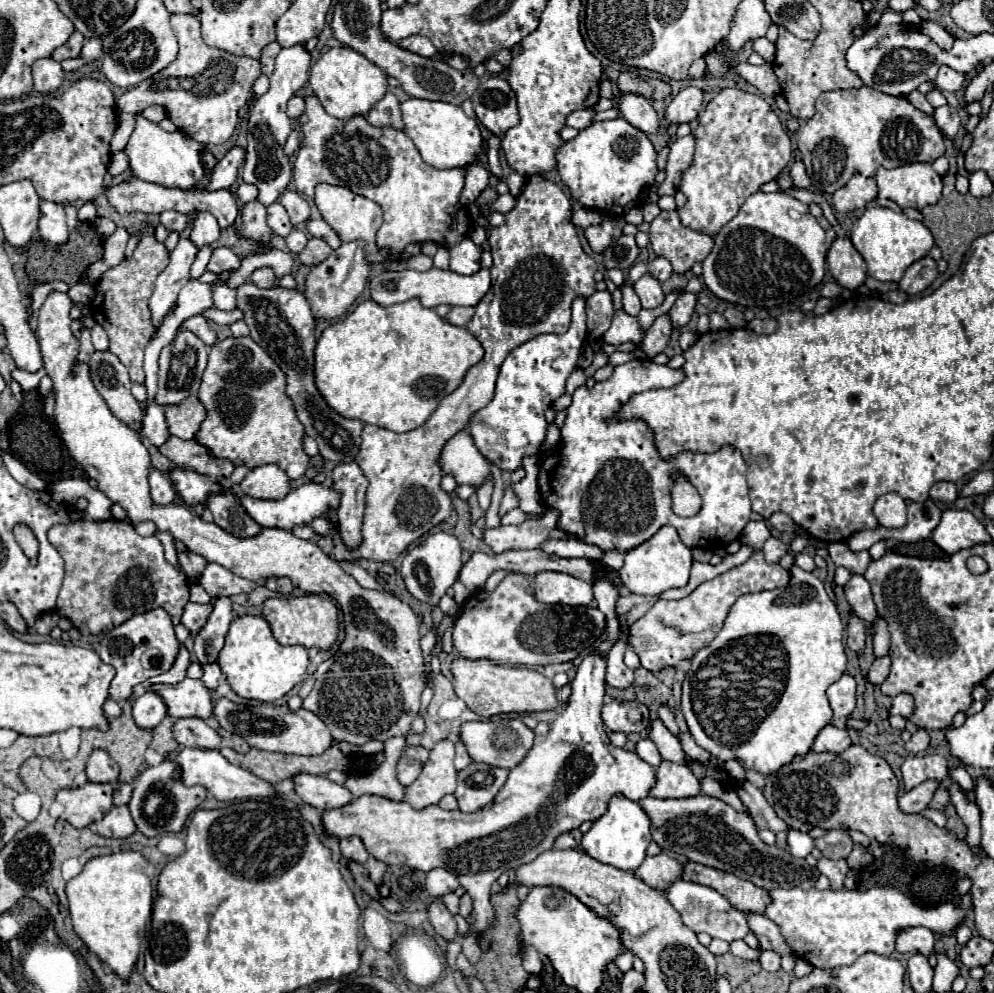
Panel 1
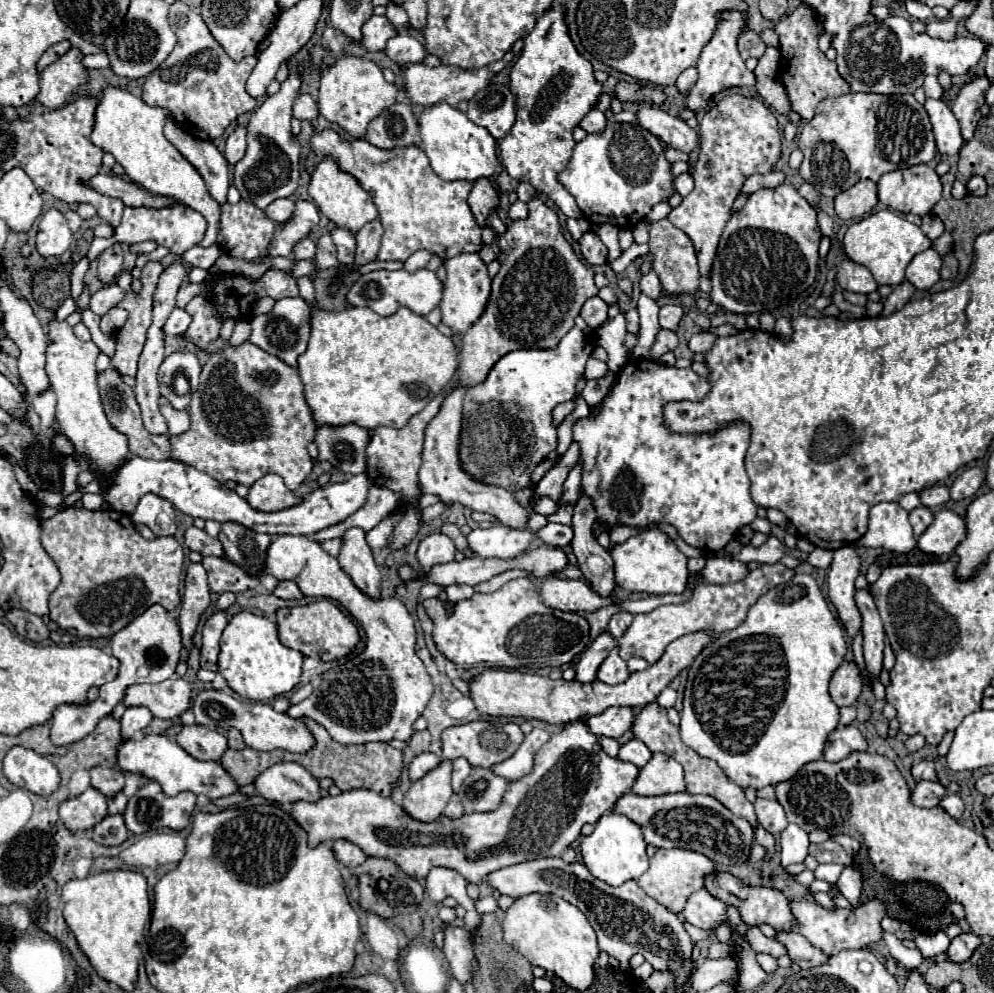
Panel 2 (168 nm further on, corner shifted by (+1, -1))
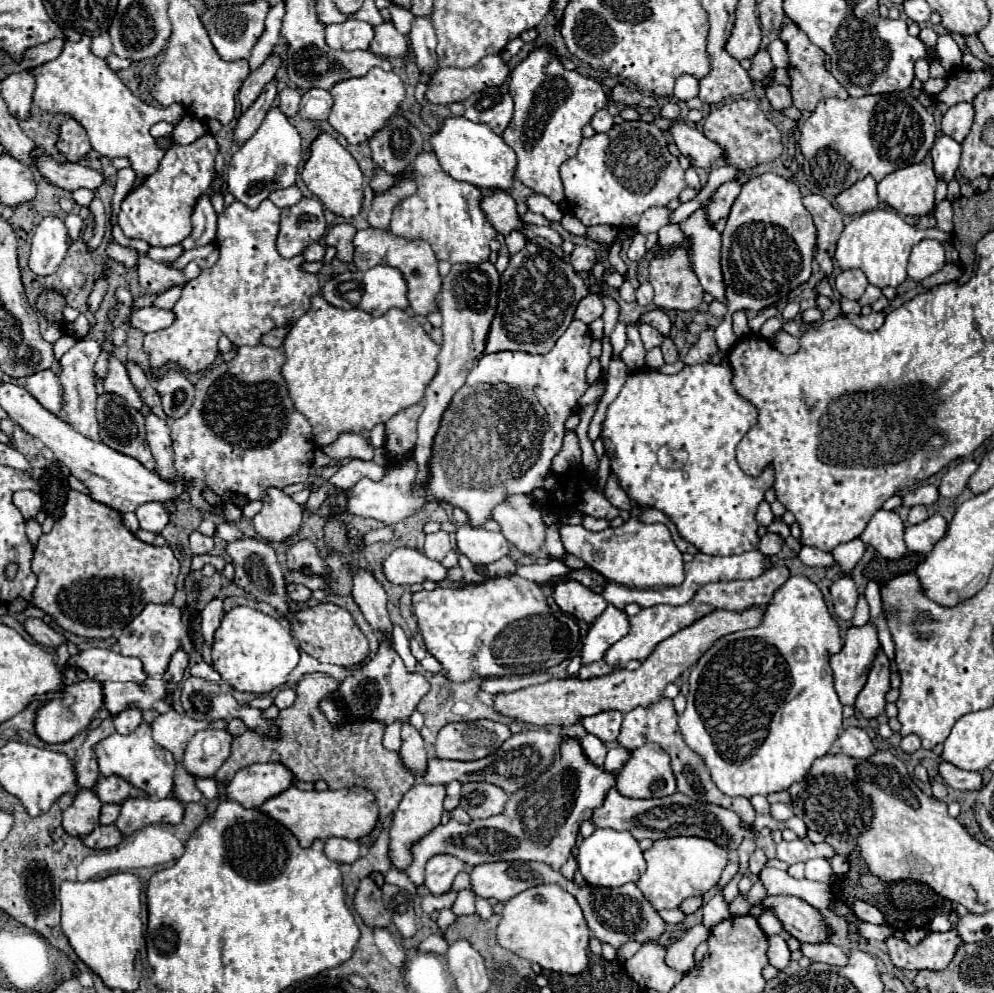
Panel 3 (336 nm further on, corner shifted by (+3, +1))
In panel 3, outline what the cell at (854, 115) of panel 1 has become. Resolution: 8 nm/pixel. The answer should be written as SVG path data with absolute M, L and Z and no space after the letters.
M909 92L863 98L825 98L803 122L799 148L805 156L803 172L813 192L837 196L871 174L877 182L887 174L923 162L935 142L933 114Z

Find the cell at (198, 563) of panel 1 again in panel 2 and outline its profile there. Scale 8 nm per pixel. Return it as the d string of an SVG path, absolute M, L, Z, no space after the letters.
M193 562L187 568L187 578L185 578L185 592L183 592L183 604L181 604L181 616L179 616L179 626L183 634L183 652L181 660L187 660L187 648L189 640L197 628L201 612L209 606L211 602L211 592L207 586L207 574L201 562Z

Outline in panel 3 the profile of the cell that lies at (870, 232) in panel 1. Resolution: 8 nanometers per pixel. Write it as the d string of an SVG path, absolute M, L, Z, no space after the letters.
M871 210L857 218L853 218L845 230L841 232L837 240L835 250L835 262L841 270L853 270L859 268L865 272L869 284L877 288L893 286L897 288L907 278L907 258L911 254L911 248L921 242L923 238L935 238L939 242L947 242L947 234L931 228L931 230L919 230L911 224L907 224L897 212L893 210Z

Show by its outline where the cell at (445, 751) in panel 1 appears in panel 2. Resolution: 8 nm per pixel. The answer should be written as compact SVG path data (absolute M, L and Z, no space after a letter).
M443 758L435 770L429 770L423 778L411 784L405 794L403 808L421 822L437 820L453 794L451 770L453 762Z

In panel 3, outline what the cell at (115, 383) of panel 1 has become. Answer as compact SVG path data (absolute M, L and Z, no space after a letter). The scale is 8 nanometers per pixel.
M103 394L97 398L97 420L103 444L125 456L133 456L149 470L155 468L145 440L145 418L139 410L131 408L123 398Z

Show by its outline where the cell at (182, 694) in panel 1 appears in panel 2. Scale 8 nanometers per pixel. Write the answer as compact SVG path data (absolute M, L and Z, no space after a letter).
M171 676L157 684L133 684L123 698L125 706L147 706L155 718L179 718L191 708L191 684Z

